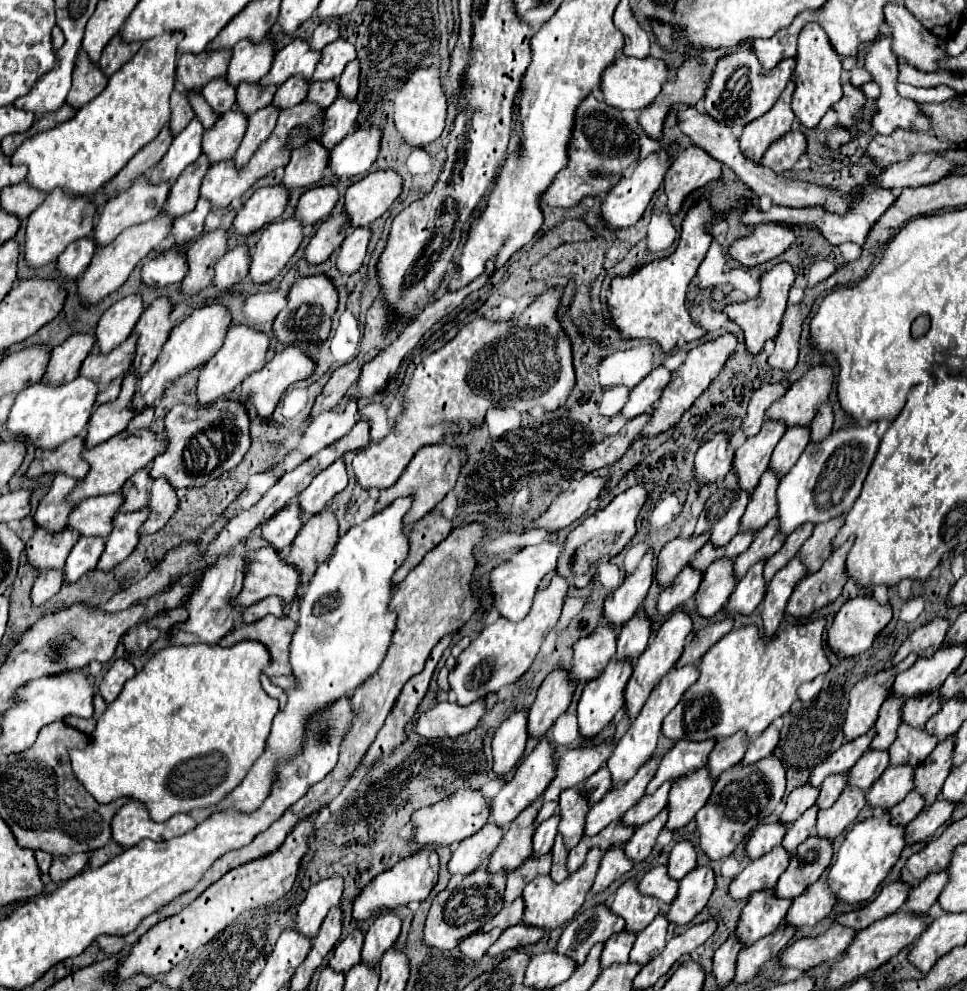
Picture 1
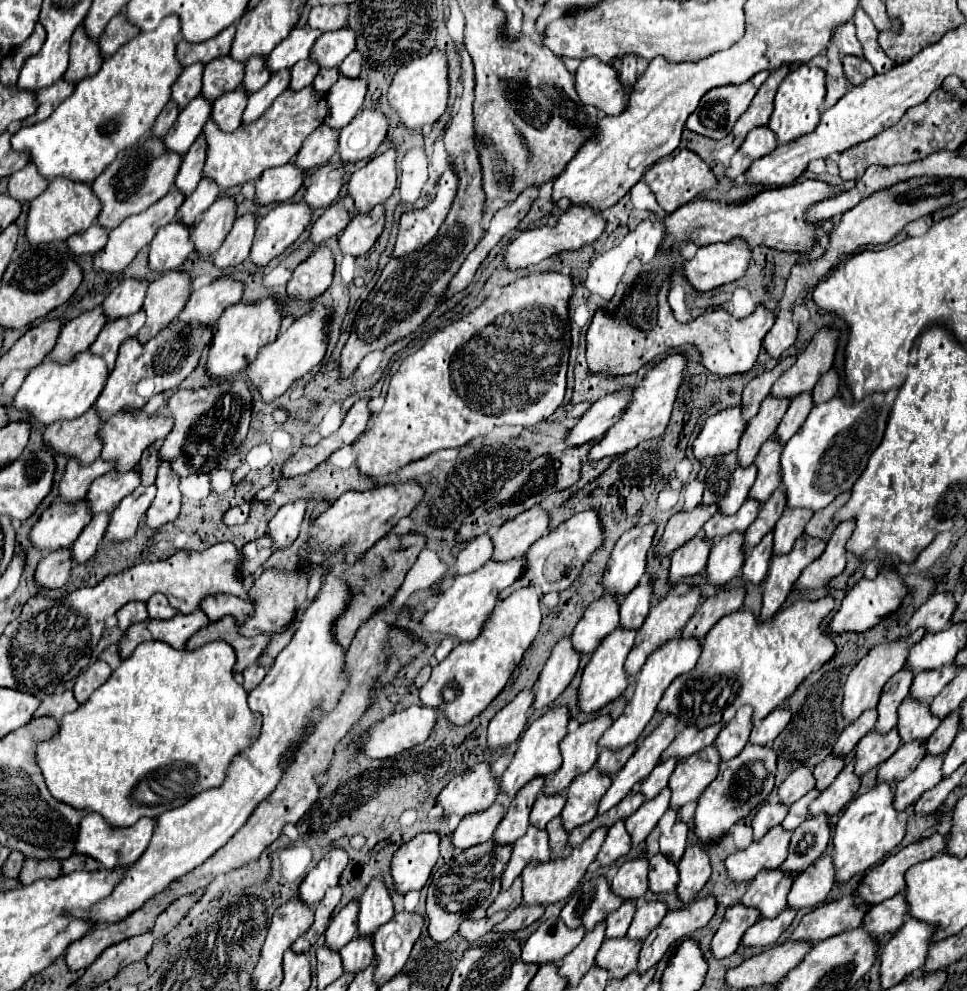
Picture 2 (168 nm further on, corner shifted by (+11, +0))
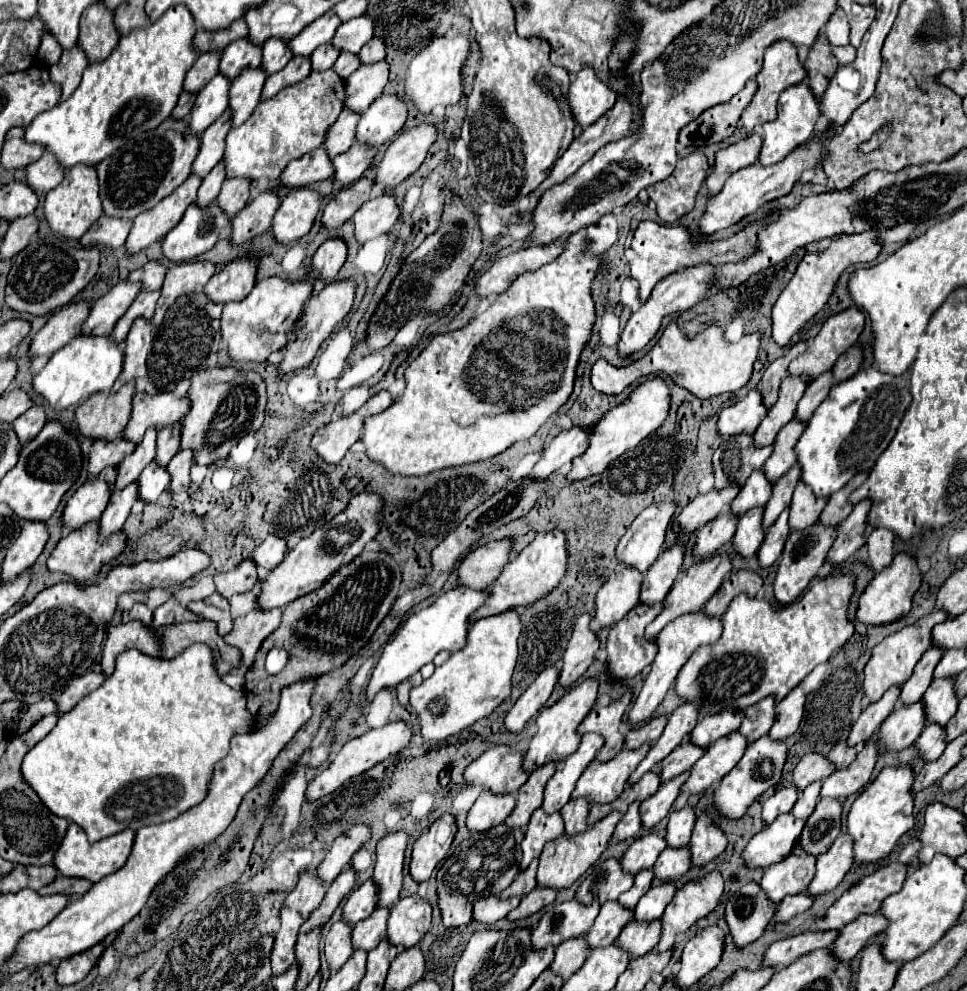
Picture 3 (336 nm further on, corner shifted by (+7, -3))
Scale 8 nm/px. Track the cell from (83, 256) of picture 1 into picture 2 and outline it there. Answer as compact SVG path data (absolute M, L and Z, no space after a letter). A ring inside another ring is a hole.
M93 224L91 228L87 228L85 232L79 232L79 234L73 234L69 240L67 240L67 246L69 250L75 254L75 256L81 256L81 254L89 254L89 252L99 252L101 248L105 248L107 244L107 230L99 224Z

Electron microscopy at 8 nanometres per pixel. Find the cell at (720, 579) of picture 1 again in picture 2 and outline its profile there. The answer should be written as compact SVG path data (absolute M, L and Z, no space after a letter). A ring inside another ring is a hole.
M733 532L733 536L725 536L715 542L707 562L709 582L713 586L723 586L733 576L739 574L741 564L745 560L743 548L743 532Z

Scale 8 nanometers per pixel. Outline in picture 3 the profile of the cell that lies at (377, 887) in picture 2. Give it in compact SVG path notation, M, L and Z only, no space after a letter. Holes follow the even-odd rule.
M389 833L377 843L377 859L373 881L377 883L377 909L391 909L399 901L403 881L403 859L407 847L407 833Z

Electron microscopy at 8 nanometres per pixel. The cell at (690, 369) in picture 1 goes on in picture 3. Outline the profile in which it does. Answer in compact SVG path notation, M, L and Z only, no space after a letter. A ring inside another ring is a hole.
M649 377L647 381L639 383L623 403L619 403L609 413L605 413L601 417L601 421L593 427L589 449L581 457L573 459L573 469L567 477L573 481L581 481L585 477L603 473L611 461L615 461L623 453L635 449L643 439L653 435L663 425L663 421L669 415L669 405L671 405L671 391L669 391L665 379Z

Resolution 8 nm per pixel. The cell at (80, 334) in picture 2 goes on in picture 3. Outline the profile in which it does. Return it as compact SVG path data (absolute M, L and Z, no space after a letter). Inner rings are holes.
M127 281L117 283L107 295L103 295L97 303L91 305L89 317L83 323L81 333L93 337L109 335L117 319L129 309L129 305L135 301L139 291L141 291L139 283L127 283Z

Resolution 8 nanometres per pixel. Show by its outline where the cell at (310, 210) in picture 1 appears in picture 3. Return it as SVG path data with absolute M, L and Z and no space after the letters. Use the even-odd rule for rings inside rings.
M353 143L353 147L333 159L333 181L339 185L351 185L363 177L363 173L371 167L377 151L369 151L369 147L361 147Z

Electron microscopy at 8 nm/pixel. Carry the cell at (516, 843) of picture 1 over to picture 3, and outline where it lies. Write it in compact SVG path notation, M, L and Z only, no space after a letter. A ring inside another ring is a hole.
M547 763L545 767L539 767L537 771L533 771L529 775L527 783L521 785L521 789L517 791L517 805L515 805L513 813L509 815L509 819L505 821L505 823L509 823L509 827L515 827L515 829L527 827L529 817L543 803L543 789L545 789L547 781L553 777L555 769L557 769L557 763Z

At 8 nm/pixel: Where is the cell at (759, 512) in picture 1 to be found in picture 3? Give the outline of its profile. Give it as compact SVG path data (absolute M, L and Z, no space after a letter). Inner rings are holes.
M793 419L791 423L787 423L775 437L775 443L773 443L773 453L771 453L771 459L765 463L763 467L763 473L767 477L769 483L775 483L777 479L781 479L795 463L795 455L793 455L793 447L797 443L797 439L801 437L805 429L805 423Z

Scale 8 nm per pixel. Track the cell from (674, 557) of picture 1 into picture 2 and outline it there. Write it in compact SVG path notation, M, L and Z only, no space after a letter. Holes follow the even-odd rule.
M699 504L689 512L681 510L681 512L673 514L657 544L657 554L671 554L681 544L691 540L703 528L703 524L709 520L709 516L713 516L715 512L717 512L717 508Z

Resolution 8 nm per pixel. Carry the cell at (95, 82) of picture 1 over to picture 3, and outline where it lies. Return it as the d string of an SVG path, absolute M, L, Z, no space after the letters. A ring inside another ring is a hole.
M97 3L85 11L79 25L79 47L85 51L89 63L105 61L119 43L119 33L113 25L113 13Z

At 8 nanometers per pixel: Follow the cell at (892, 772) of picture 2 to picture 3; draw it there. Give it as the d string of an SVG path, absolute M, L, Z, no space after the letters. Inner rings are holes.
M925 727L919 739L915 741L917 753L925 763L937 761L945 749L945 729L943 727Z

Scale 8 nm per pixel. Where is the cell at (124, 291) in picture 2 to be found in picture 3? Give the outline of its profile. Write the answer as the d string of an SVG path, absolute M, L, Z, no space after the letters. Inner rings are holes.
M147 263L143 267L141 279L139 279L141 289L145 289L145 291L159 291L161 285L163 285L165 273L167 273L167 269L161 263Z

